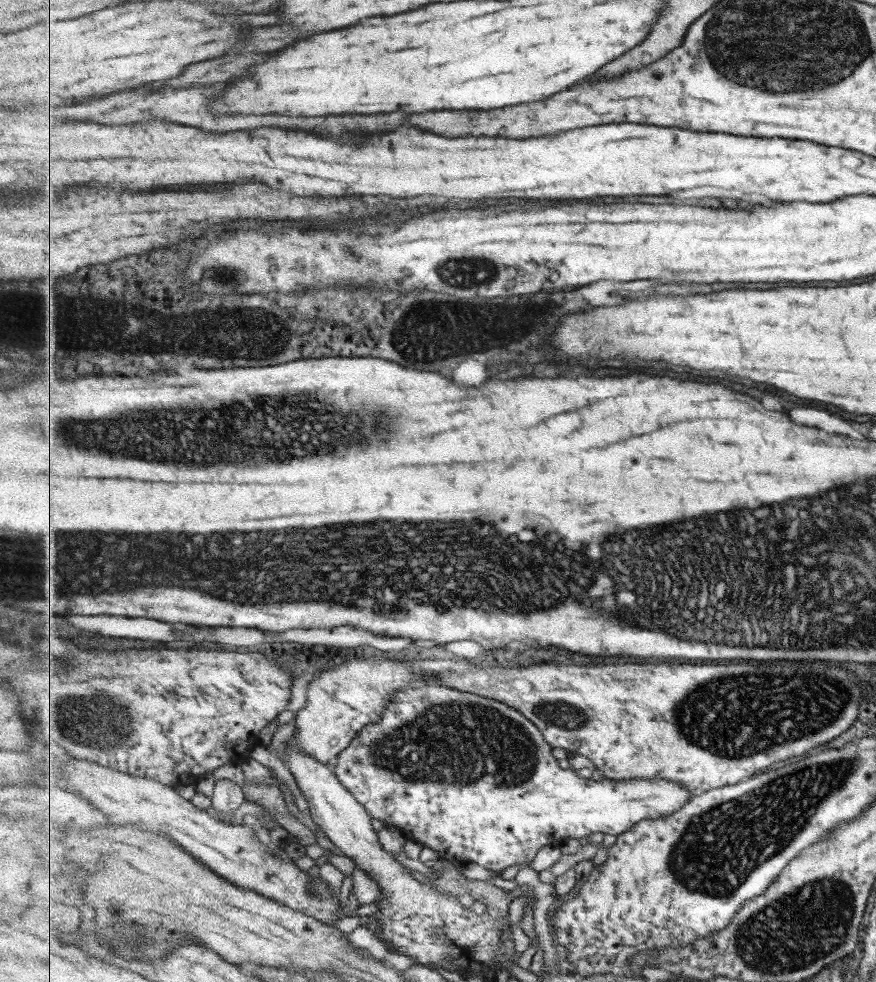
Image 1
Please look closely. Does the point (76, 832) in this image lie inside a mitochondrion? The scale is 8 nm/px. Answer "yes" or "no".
no

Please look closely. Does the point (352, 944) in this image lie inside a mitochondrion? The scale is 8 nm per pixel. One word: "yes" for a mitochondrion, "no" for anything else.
no

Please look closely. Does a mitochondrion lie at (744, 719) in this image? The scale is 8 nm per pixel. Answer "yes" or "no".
yes

